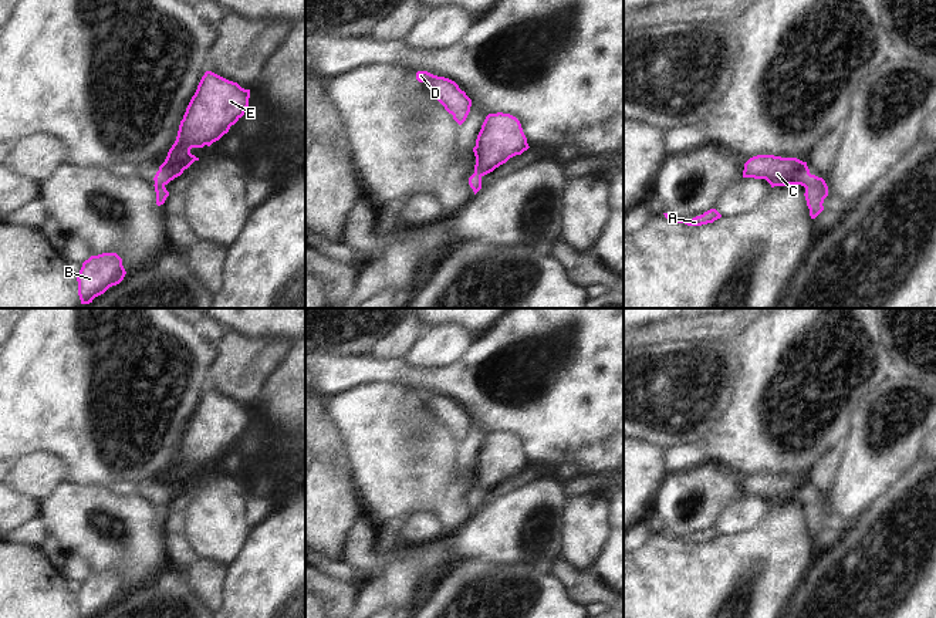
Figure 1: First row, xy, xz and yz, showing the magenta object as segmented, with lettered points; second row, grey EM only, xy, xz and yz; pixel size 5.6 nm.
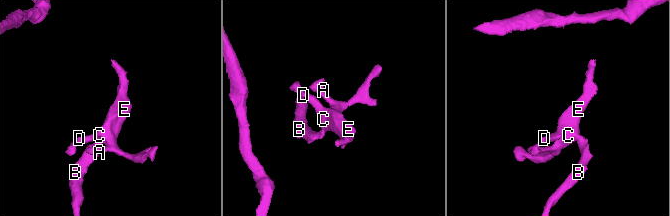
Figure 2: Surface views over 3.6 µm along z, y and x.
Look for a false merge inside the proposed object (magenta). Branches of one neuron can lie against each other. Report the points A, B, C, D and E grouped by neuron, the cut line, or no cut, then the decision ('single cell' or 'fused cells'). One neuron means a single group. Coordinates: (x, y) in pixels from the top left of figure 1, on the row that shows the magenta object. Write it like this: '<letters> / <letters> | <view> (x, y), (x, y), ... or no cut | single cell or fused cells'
A B C D E | no cut | single cell

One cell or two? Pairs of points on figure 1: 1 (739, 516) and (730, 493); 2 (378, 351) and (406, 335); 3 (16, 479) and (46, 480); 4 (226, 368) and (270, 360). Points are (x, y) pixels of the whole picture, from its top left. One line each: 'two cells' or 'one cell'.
1: two cells
2: one cell
3: one cell
4: one cell

